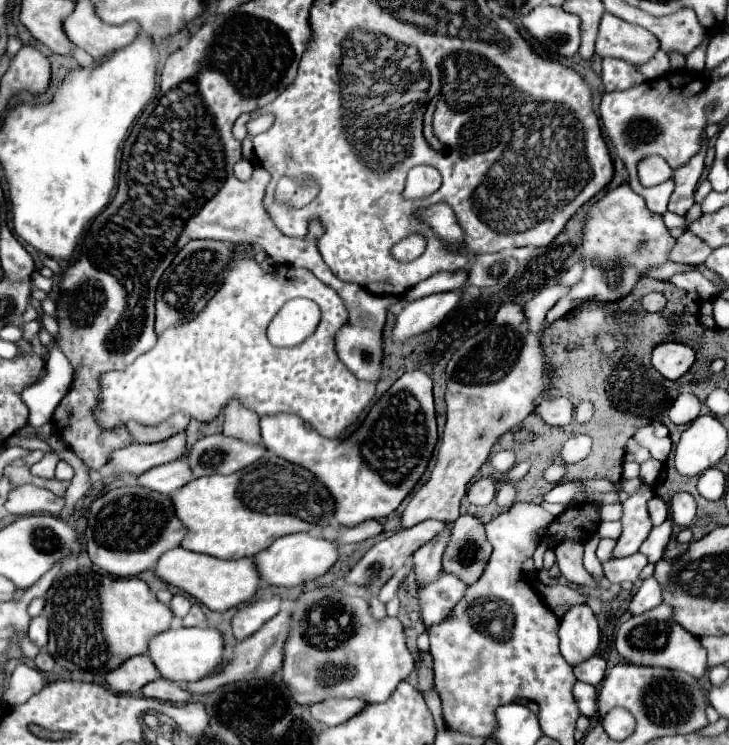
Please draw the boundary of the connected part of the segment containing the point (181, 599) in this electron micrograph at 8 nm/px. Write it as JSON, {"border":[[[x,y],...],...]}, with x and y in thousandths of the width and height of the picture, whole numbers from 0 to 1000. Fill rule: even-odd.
{"border":[[[239,799],[233,807],[233,817],[239,823],[239,828],[252,828],[263,815],[263,807],[255,799]]]}

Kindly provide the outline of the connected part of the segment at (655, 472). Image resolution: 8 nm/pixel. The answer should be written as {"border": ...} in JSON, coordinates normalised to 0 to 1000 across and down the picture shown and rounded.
{"border":[[[889,616],[889,619],[883,619],[883,621],[878,624],[878,643],[881,643],[883,648],[894,651],[894,648],[900,647],[908,627],[909,623],[905,621],[905,619],[900,619],[900,616]]]}

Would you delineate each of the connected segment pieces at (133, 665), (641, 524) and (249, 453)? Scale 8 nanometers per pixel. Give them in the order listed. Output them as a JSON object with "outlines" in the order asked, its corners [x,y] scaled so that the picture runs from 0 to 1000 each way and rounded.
{"outlines":[[[[189,879],[170,887],[165,895],[143,906],[145,919],[159,930],[189,930],[200,917],[217,911],[219,903],[214,901],[211,890],[203,879]]],[[[853,640],[853,659],[867,662],[861,672],[853,675],[856,689],[853,689],[853,718],[840,740],[840,748],[861,748],[867,742],[875,740],[878,729],[889,721],[894,702],[889,697],[889,683],[886,683],[886,672],[897,667],[894,654],[883,654],[881,659],[875,659],[878,654],[878,643],[856,643]]],[[[288,584],[263,597],[255,619],[269,643],[280,638],[316,638],[354,619],[359,611],[359,597],[340,597],[310,584]]]]}

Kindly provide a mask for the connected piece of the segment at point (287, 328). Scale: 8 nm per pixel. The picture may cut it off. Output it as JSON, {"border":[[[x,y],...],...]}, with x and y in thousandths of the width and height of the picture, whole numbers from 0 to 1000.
{"border":[[[395,404],[368,436],[368,455],[379,466],[403,466],[431,447],[439,415],[431,404]]]}

